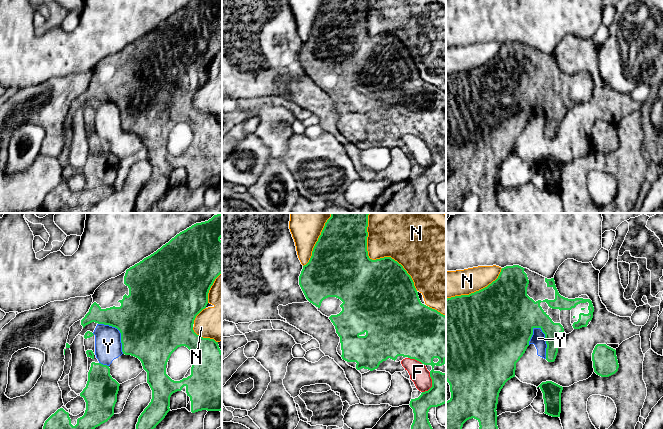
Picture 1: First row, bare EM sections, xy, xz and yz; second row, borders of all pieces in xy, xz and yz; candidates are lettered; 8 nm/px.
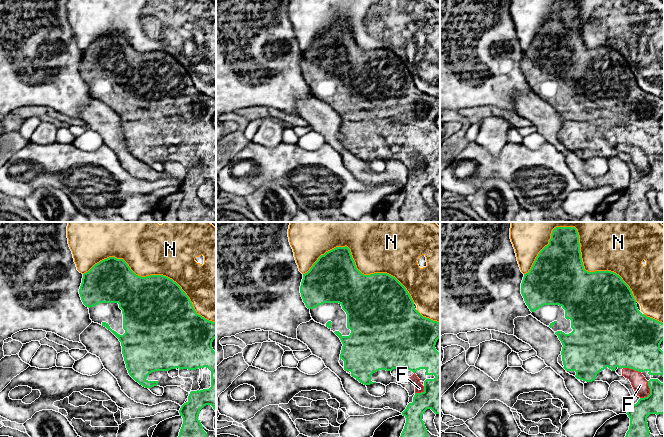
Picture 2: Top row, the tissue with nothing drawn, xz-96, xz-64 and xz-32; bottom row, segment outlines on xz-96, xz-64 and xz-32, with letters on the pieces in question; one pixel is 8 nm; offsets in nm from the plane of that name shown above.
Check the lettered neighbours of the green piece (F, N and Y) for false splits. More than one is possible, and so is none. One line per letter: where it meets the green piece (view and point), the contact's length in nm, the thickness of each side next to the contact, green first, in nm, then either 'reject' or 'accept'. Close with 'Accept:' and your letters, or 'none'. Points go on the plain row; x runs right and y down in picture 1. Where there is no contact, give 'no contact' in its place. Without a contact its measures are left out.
F: meets green in xz at (432, 160); contact 180 nm long; 220 nm thick on the green side, 150 nm on the other; reject
N: meets green in xz at (381, 34); contact 650 nm long; 480 nm thick on the green side, 340 nm on the other; reject
Y: meets green in yz at (545, 116); contact 280 nm long; 280 nm thick on the green side, 110 nm on the other; reject
Accept: none

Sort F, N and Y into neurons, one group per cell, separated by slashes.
F Y / N

